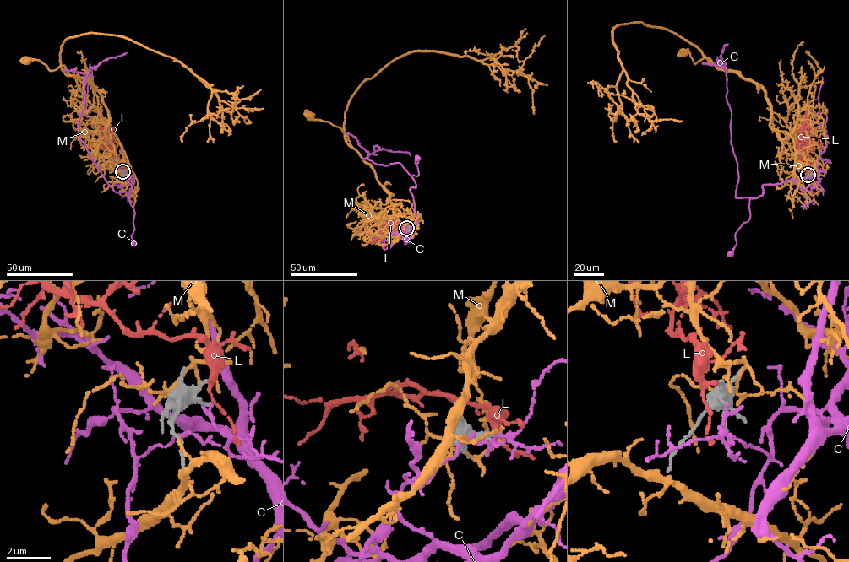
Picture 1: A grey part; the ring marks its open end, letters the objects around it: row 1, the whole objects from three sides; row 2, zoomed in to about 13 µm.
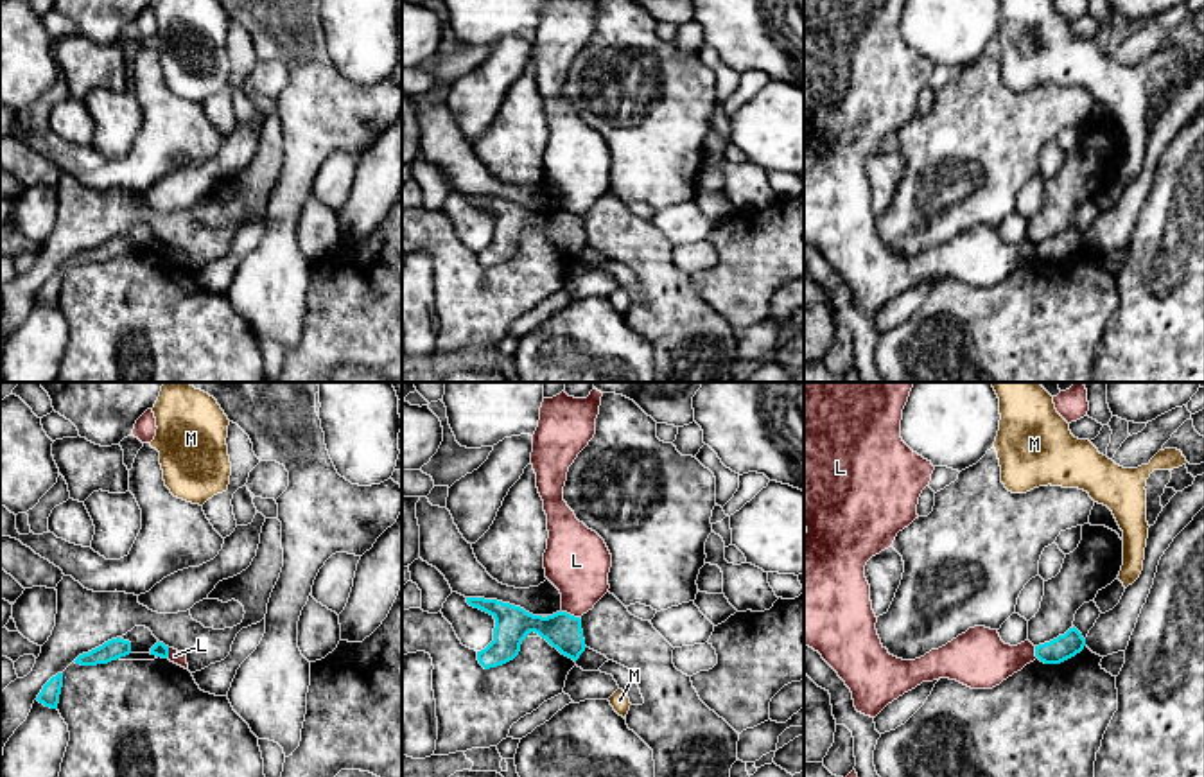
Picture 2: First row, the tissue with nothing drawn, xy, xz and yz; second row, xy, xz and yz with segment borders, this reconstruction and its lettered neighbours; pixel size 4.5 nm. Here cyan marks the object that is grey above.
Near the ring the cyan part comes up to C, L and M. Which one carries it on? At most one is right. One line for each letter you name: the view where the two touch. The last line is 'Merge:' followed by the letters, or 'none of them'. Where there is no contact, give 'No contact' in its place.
Merge: none of them

